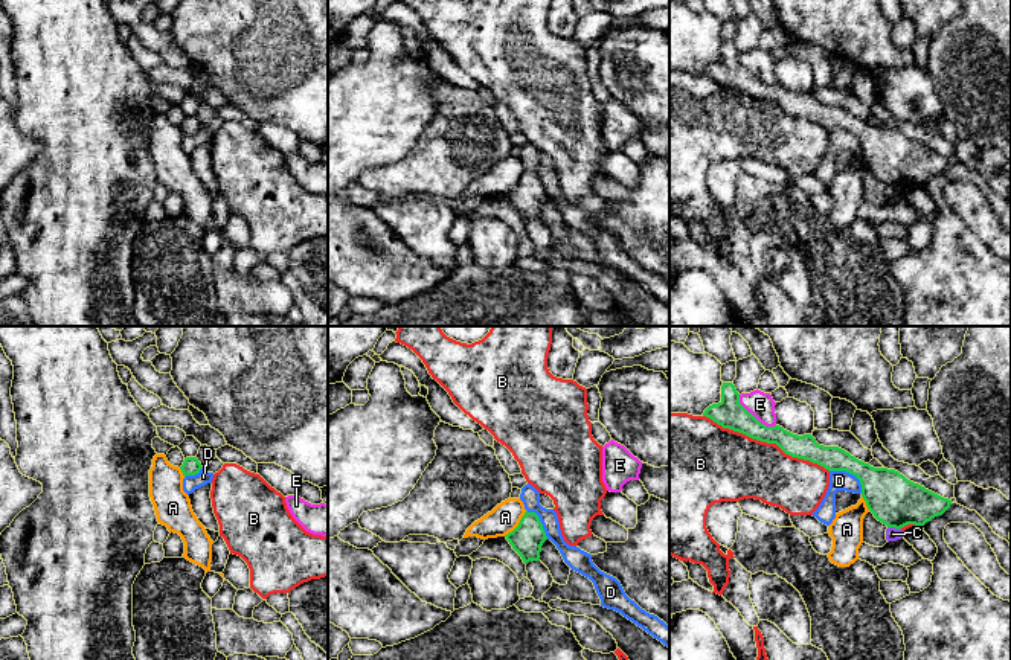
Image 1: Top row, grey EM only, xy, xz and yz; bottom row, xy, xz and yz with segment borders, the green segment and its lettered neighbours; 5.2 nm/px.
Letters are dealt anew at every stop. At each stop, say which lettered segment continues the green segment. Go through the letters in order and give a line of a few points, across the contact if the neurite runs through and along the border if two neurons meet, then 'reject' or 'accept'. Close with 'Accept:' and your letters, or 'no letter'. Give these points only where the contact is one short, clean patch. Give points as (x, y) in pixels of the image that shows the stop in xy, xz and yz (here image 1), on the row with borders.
A: line xz (526, 511), (520, 522), (503, 535); reject
B: reject
C: line yz (888, 526), (900, 529); reject
D: line yz (830, 470), (851, 473), (859, 480), (862, 493); reject
E: line yz (738, 395), (738, 401), (761, 422), (775, 426); reject
Accept: no letter

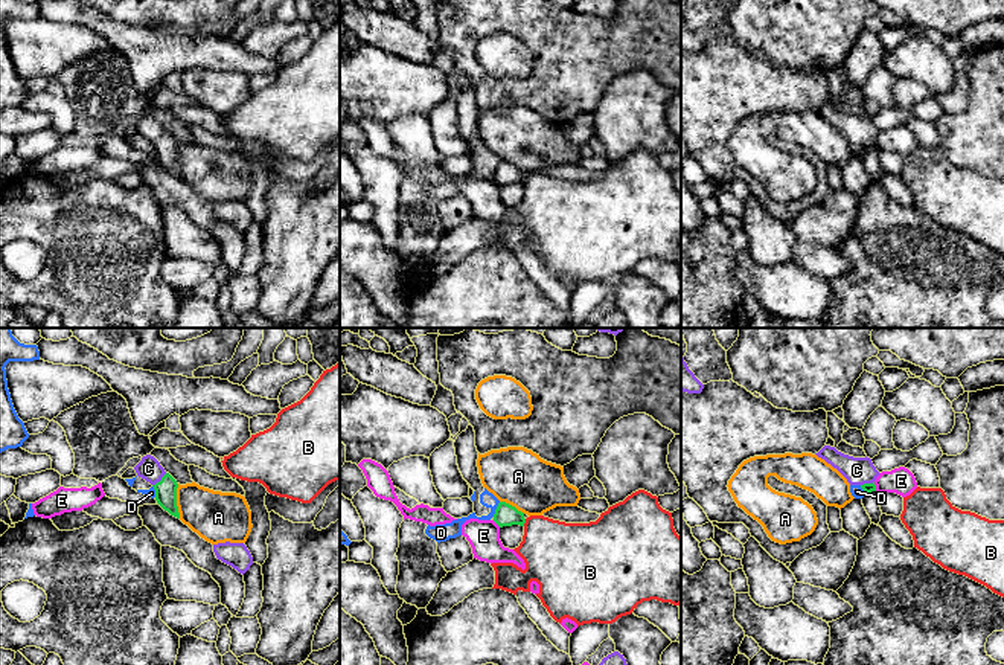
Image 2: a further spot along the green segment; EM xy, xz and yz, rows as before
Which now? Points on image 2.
A: reject
B: reject
C: accept
D: line xz (500, 502), (492, 516); reject
E: line xz (492, 520), (500, 526); reject
Accept: C

